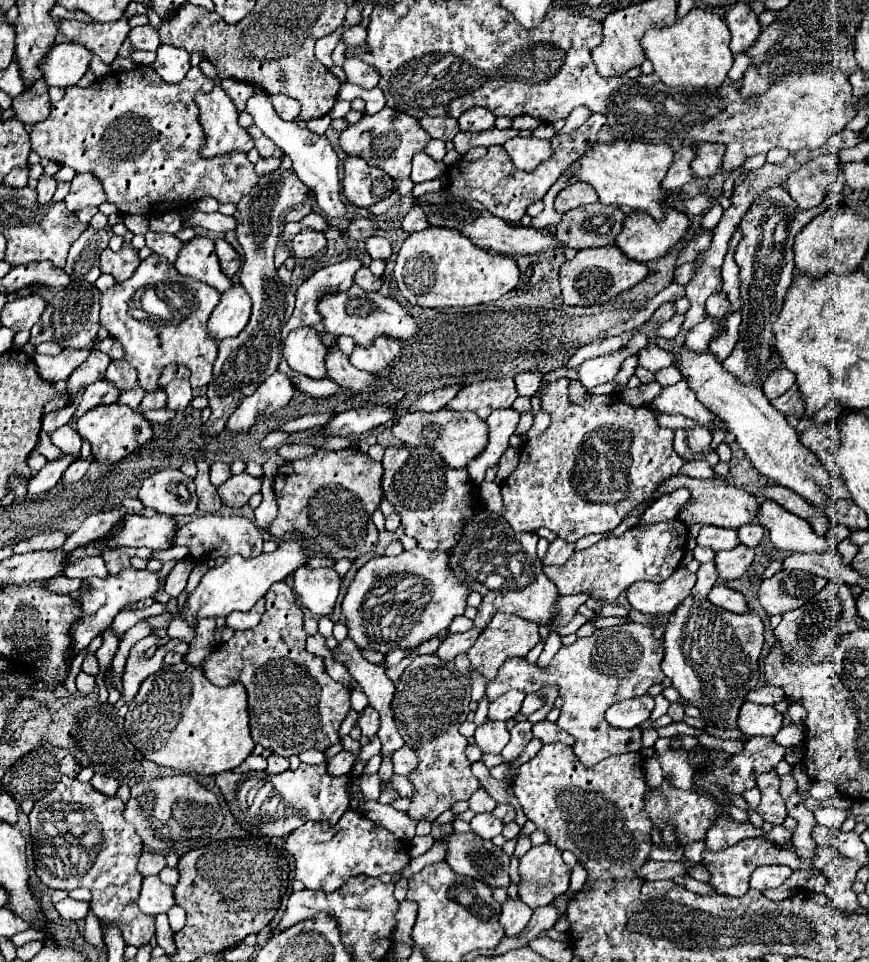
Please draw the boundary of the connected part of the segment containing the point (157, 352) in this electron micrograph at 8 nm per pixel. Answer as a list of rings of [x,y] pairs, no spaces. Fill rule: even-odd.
[[[151,254],[147,260],[139,264],[139,268],[129,280],[121,284],[113,284],[109,290],[101,294],[101,326],[105,326],[107,332],[123,344],[125,360],[137,370],[139,382],[147,392],[159,388],[157,380],[167,364],[187,366],[191,370],[193,388],[203,388],[209,384],[213,376],[211,374],[213,360],[217,358],[217,340],[213,340],[211,334],[207,332],[207,320],[213,308],[219,304],[219,298],[221,294],[215,288],[199,280],[197,284],[191,284],[191,280],[179,276],[177,270],[163,256]],[[157,284],[167,284],[167,288],[175,292],[175,302],[165,302],[171,308],[171,312],[179,314],[181,308],[189,308],[189,316],[179,314],[179,318],[175,318],[177,322],[173,322],[171,318],[171,324],[153,324],[153,322],[135,320],[133,312],[141,308],[143,290],[155,288]]]

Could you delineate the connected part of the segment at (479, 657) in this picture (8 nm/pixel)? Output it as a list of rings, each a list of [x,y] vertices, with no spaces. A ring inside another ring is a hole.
[[[497,612],[493,616],[493,620],[489,622],[489,626],[481,632],[481,636],[477,638],[477,642],[467,650],[467,656],[469,656],[469,662],[471,666],[481,672],[487,682],[493,680],[493,676],[497,676],[497,668],[511,656],[519,656],[519,658],[525,658],[527,652],[541,640],[539,636],[539,628],[537,624],[517,616],[517,614],[507,614],[507,612]]]

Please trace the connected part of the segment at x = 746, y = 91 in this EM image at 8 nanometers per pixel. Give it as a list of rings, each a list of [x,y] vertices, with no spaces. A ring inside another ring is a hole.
[[[753,64],[751,68],[745,70],[743,82],[741,82],[741,92],[743,96],[751,96],[751,94],[761,94],[765,92],[765,88],[769,88],[769,80],[759,72],[759,68]]]

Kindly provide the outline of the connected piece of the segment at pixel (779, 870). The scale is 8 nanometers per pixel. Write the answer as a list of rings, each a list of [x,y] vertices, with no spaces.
[[[761,866],[755,868],[755,872],[751,874],[751,888],[755,890],[767,890],[767,888],[777,888],[781,886],[789,876],[791,876],[791,868],[789,866]]]

